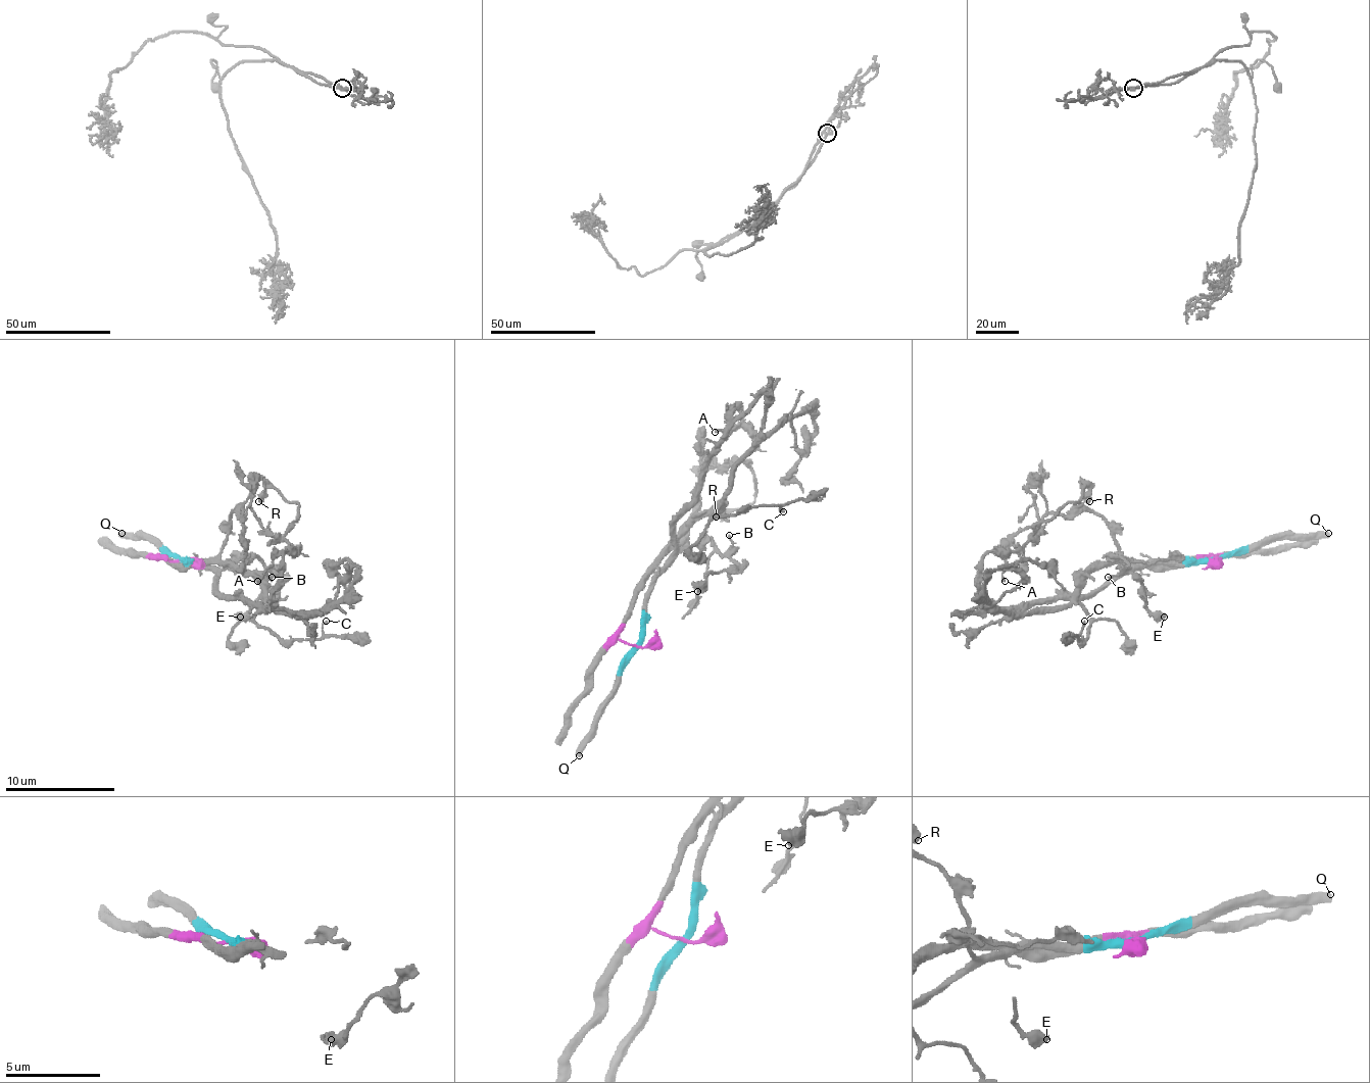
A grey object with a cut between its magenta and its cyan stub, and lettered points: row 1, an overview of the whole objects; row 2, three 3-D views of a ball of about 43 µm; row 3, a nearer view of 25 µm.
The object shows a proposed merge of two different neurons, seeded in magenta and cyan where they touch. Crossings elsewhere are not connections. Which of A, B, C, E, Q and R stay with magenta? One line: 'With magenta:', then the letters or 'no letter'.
With magenta: C

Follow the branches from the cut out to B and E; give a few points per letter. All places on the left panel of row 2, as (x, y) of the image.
B: (180, 559), (224, 568), (240, 559), (256, 556), (267, 564), (274, 576), (271, 576)
E: (180, 559), (224, 568), (240, 559), (256, 556), (279, 582), (240, 618)

